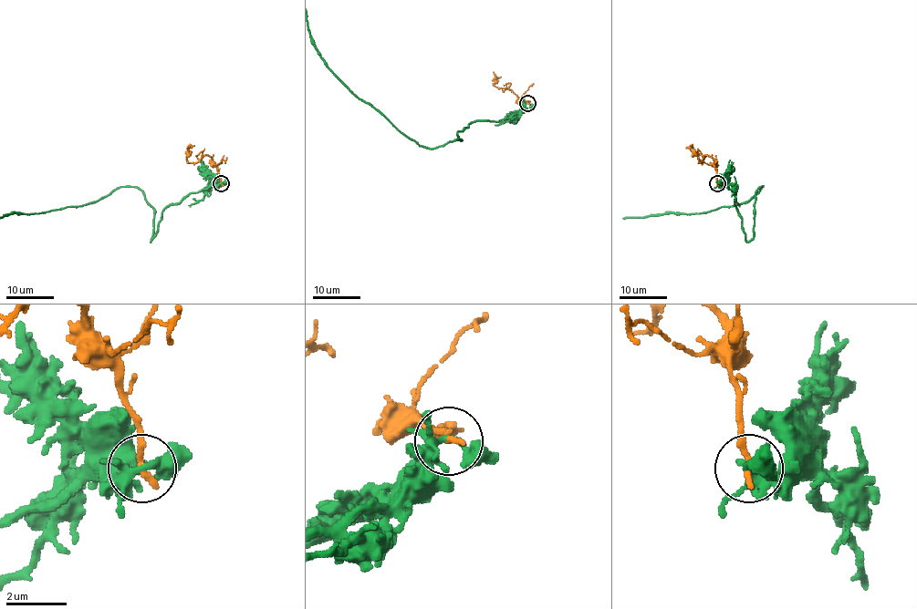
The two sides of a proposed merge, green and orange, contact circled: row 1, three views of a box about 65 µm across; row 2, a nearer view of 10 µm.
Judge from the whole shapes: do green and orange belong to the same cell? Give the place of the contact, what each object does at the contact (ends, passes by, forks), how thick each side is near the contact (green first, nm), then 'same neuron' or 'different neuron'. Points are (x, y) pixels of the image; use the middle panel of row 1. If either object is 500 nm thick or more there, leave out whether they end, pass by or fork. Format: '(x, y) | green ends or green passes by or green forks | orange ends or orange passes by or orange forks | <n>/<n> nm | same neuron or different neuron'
(527, 103) | green forks | orange ends | 240/240 nm | different neuron

